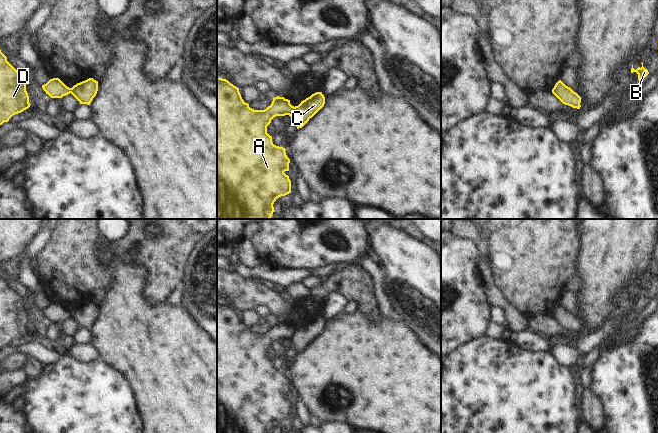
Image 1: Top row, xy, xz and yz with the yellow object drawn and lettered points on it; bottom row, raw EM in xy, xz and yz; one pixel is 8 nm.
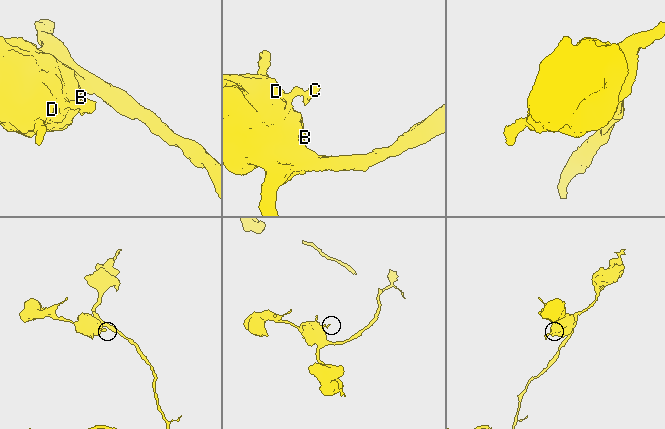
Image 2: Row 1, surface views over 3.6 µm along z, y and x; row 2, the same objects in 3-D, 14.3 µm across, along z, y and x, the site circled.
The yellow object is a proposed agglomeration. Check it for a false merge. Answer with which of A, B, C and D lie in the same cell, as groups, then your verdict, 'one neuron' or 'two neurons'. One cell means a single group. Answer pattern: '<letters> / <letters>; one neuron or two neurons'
A B D / C; two neurons

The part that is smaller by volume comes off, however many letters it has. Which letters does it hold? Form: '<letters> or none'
C

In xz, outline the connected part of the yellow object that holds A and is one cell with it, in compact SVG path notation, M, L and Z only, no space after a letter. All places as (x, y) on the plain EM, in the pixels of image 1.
M217 301L217 433L274 433L277 422L291 417L291 405L284 397L289 395L290 383L285 372L273 368L267 350L274 341L290 339L294 332L290 324L277 320L266 333L254 334L244 326L239 312Z

